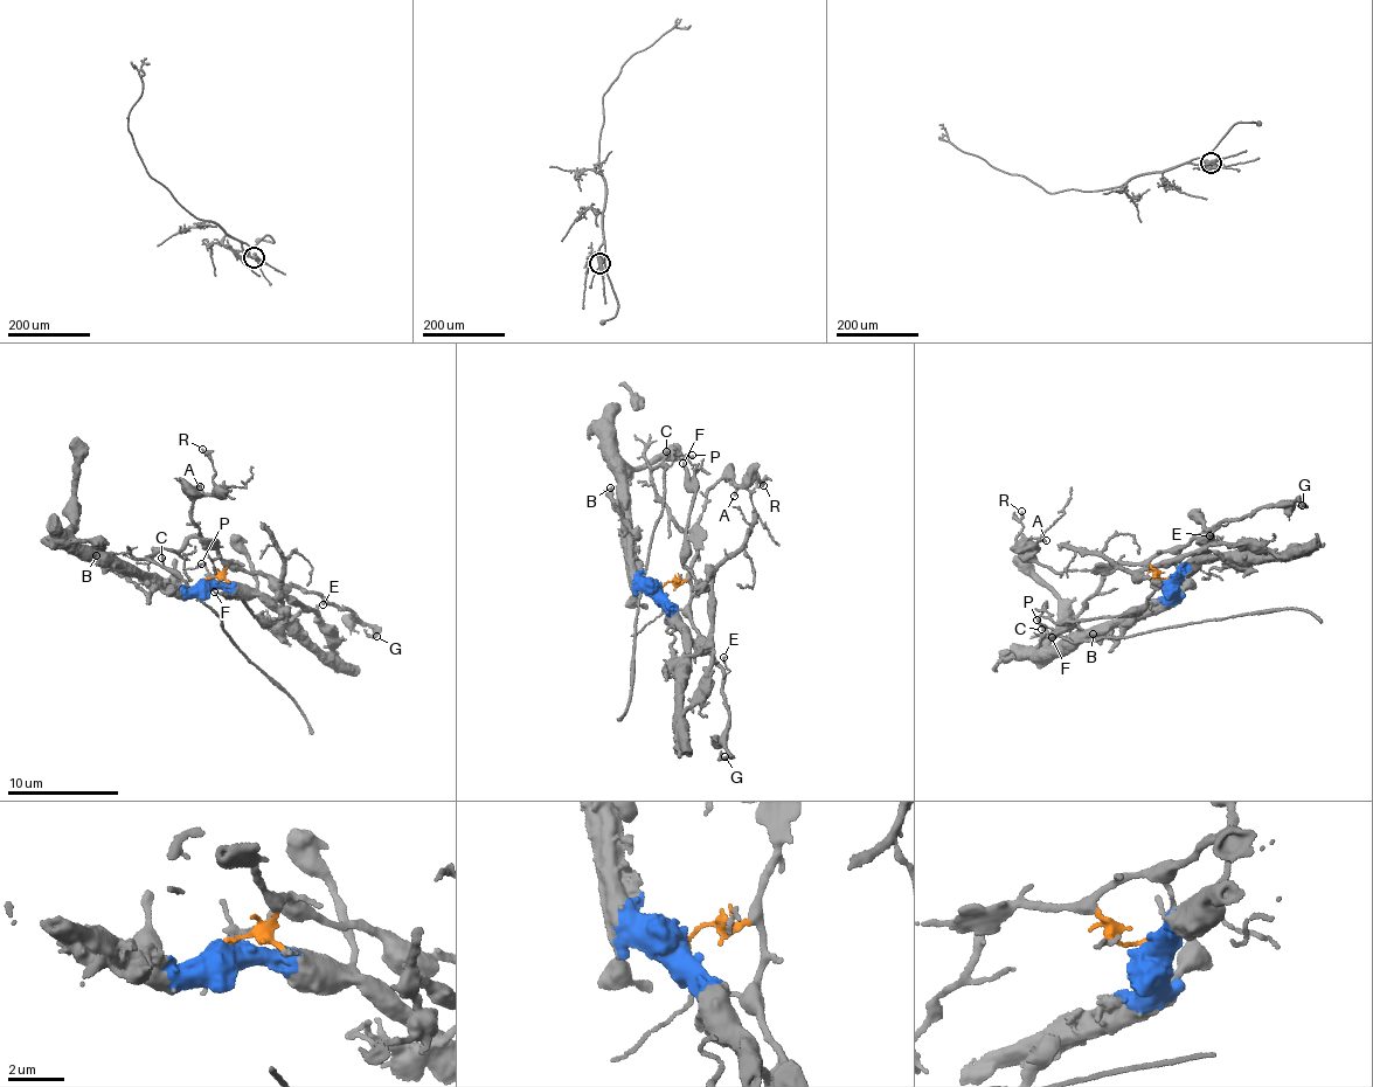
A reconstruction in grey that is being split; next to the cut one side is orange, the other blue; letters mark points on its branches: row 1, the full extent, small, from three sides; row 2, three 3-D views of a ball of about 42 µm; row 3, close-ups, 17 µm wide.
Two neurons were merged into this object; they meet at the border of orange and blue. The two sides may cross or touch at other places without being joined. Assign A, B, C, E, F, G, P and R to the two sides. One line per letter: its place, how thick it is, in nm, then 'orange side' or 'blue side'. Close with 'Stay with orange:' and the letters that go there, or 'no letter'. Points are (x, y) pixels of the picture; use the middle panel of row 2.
A: (734, 496) | 150 nm | orange side
B: (610, 487) | 240 nm | blue side
C: (666, 451) | 120 nm | orange side
E: (723, 657) | 110 nm | orange side
F: (682, 463) | 200 nm | blue side
G: (725, 756) | 320 nm | orange side
P: (692, 455) | 110 nm | orange side
R: (763, 485) | 110 nm | orange side
Stay with orange: A, C, E, G, P, R

